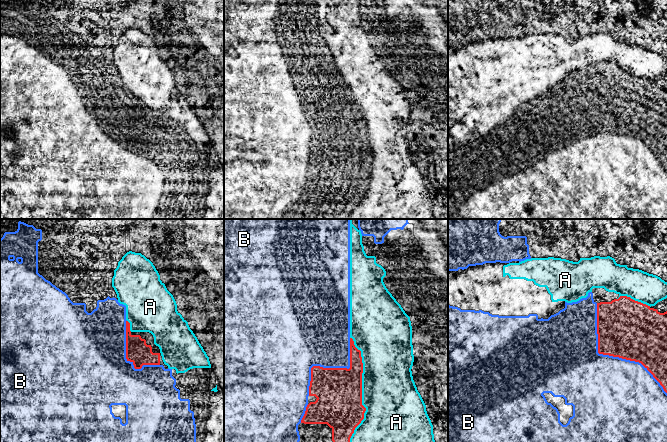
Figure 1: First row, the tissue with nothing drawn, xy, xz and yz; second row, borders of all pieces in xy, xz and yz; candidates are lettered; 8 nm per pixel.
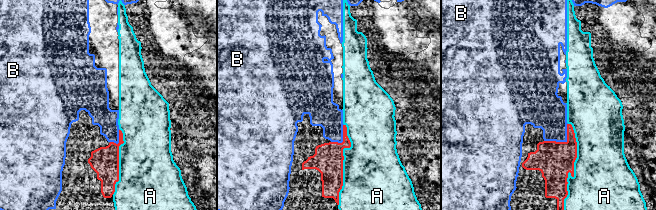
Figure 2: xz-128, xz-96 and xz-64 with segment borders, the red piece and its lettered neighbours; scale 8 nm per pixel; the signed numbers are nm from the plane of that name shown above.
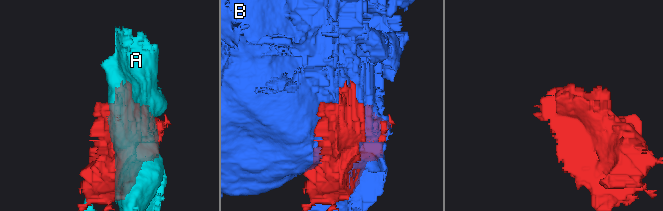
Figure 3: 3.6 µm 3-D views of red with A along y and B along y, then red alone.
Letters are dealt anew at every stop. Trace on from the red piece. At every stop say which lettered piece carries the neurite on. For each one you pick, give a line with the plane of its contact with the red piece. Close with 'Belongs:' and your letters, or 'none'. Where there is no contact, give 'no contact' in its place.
A: meets red in xz
Belongs: A

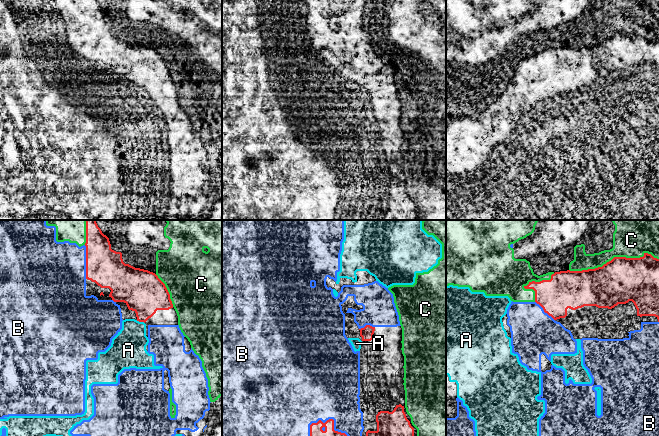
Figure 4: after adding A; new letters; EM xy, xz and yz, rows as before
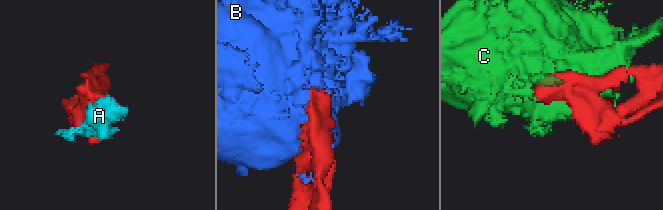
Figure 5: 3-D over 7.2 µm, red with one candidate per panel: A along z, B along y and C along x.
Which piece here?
A: meets red in xy
Belongs: A

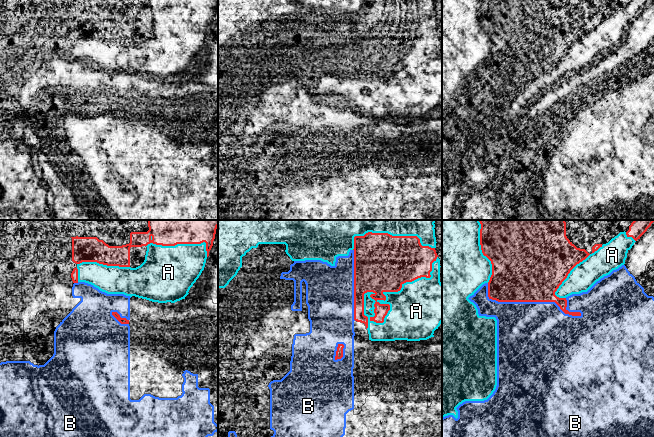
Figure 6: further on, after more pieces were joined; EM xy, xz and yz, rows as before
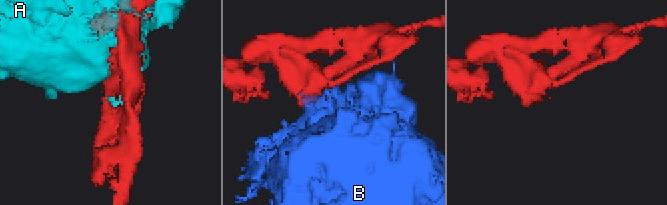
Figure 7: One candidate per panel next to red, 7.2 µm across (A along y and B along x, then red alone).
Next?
Belongs: none

